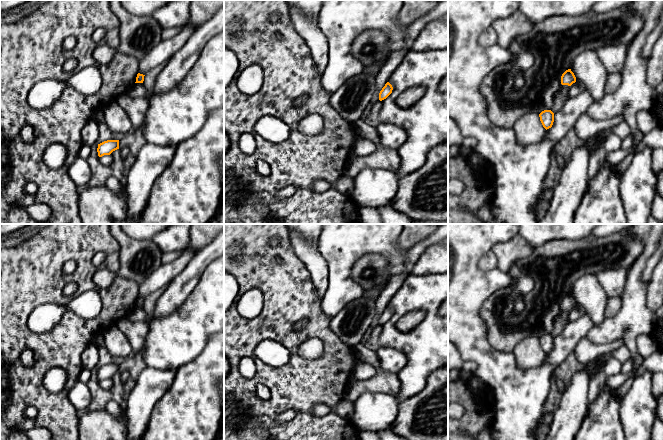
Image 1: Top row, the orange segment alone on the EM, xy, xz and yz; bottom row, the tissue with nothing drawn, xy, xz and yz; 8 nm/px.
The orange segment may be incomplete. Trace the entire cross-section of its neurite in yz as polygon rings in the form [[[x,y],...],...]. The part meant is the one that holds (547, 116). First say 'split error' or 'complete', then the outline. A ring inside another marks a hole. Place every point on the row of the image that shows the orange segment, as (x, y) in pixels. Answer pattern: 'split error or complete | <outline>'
complete | [[[544,110],[539,114],[543,127],[547,130],[552,127],[554,122],[554,113],[551,110]]]

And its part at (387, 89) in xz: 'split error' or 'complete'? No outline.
complete

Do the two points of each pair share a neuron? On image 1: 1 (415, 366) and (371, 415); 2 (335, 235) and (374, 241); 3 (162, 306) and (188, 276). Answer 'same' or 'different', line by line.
1: different
2: same
3: same

